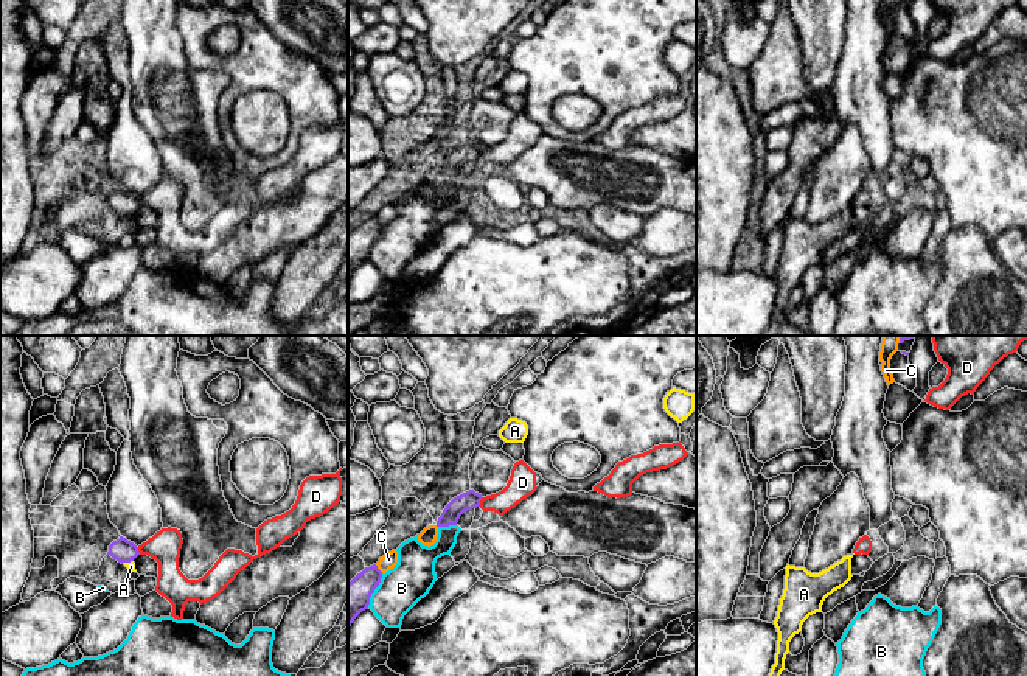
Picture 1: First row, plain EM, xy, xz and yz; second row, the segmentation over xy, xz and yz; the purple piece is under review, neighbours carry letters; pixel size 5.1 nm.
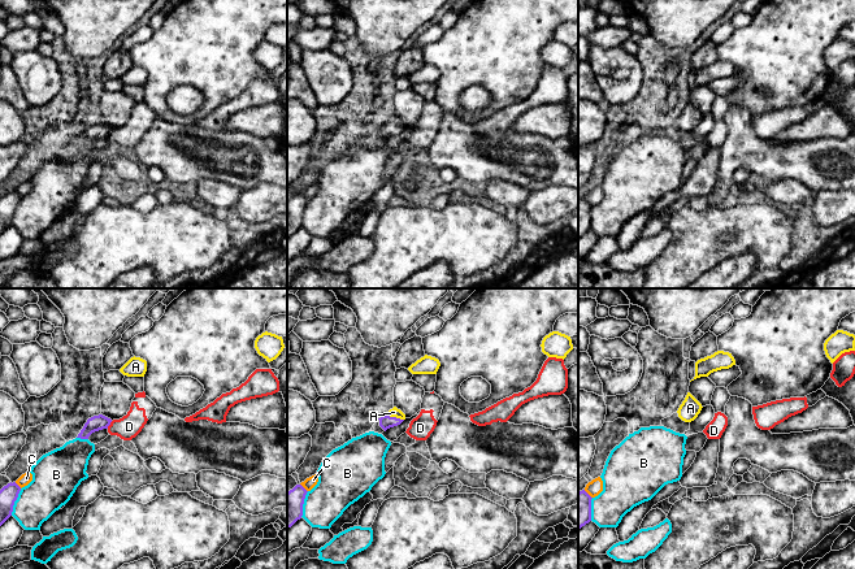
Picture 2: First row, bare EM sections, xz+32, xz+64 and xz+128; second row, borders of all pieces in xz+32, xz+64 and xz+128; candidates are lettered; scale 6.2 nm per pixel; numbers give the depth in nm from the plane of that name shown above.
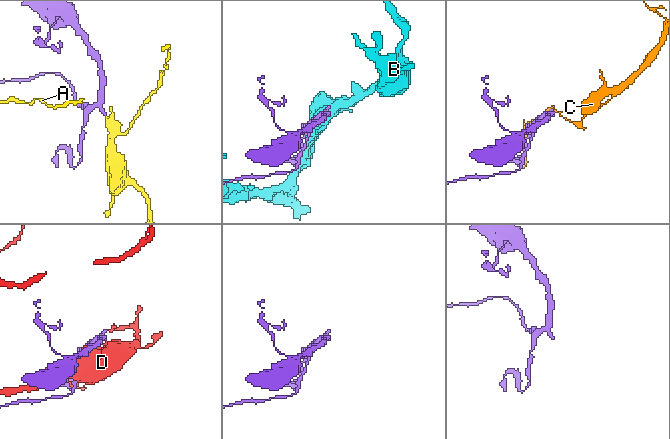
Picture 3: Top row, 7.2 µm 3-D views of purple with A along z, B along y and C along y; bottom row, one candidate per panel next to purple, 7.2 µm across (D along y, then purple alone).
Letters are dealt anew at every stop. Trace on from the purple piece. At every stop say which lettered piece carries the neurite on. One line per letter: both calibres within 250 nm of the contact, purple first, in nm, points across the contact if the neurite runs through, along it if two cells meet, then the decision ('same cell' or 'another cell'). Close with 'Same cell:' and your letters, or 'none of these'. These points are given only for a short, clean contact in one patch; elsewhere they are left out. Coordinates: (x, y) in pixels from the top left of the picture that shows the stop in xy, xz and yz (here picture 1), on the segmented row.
A: calibres 120 and 50 nm; way xy (123, 550), (126, 561), (131, 566); same cell
B: calibres 180 and 220 nm; another cell
C: calibres 180 and 80 nm; another cell
D: calibres 90 and 140 nm; another cell
Same cell: A

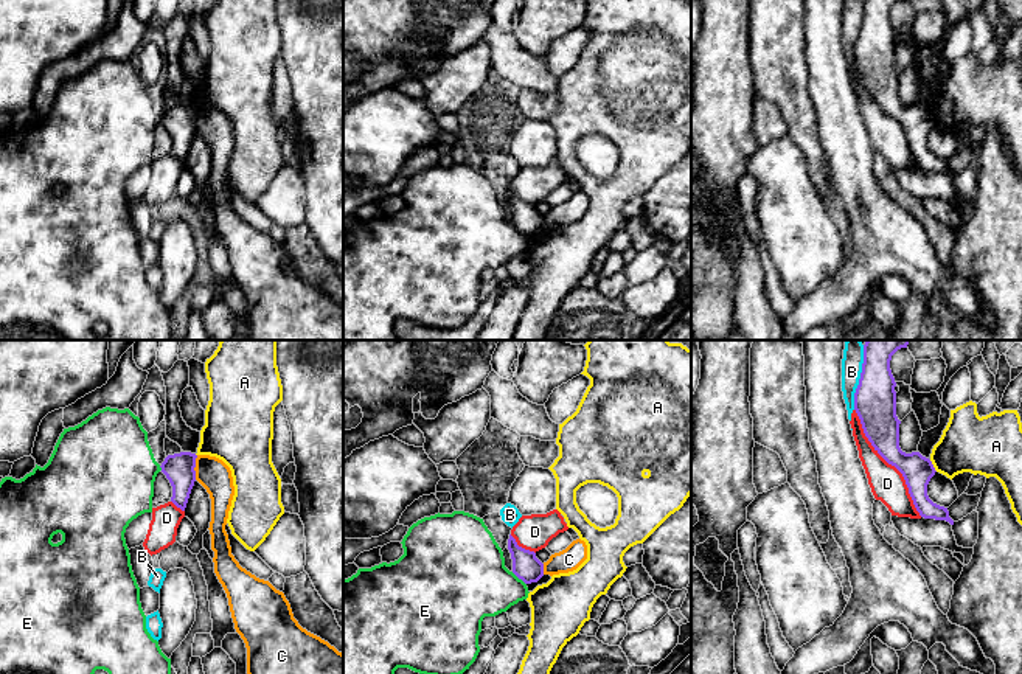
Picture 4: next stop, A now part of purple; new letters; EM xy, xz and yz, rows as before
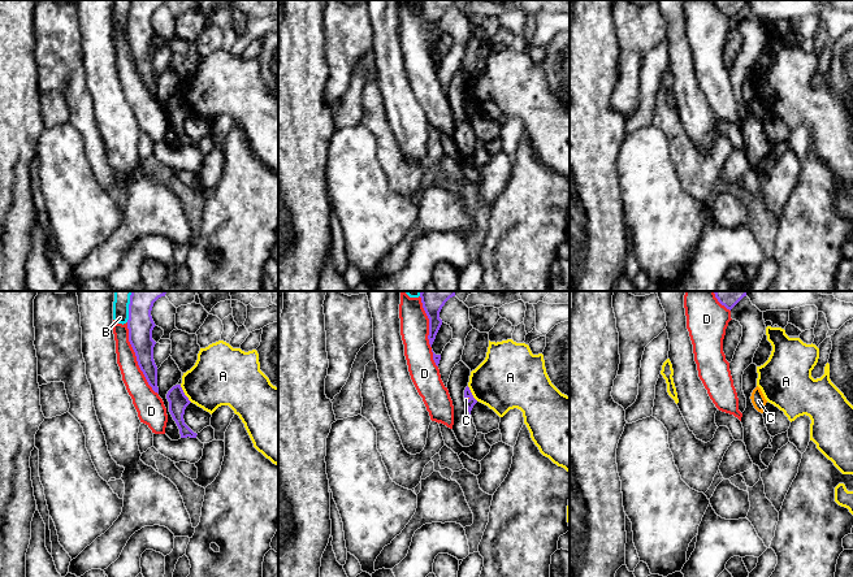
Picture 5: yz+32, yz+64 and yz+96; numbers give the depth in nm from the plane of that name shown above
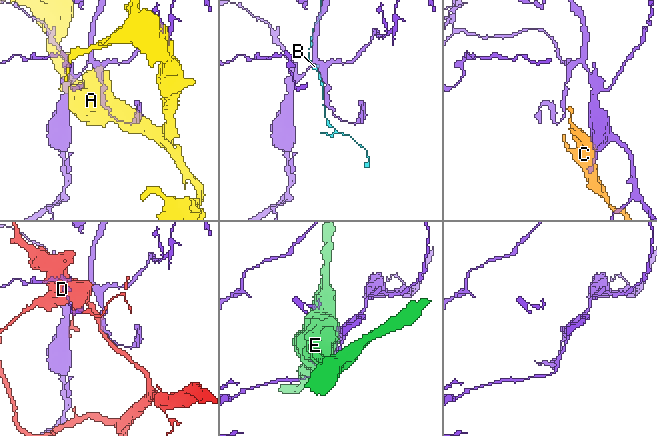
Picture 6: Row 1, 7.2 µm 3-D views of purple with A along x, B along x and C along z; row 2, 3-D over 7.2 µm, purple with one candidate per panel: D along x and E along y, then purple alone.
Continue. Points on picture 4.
A: calibres 160 and 300 nm; another cell
B: calibres 220 and 110 nm; another cell
C: calibres 160 and 170 nm; border xy (198, 455), (194, 479); another cell
D: calibres 190 and 180 nm; another cell
E: calibres 140 and 380 nm; another cell
Same cell: none of these

